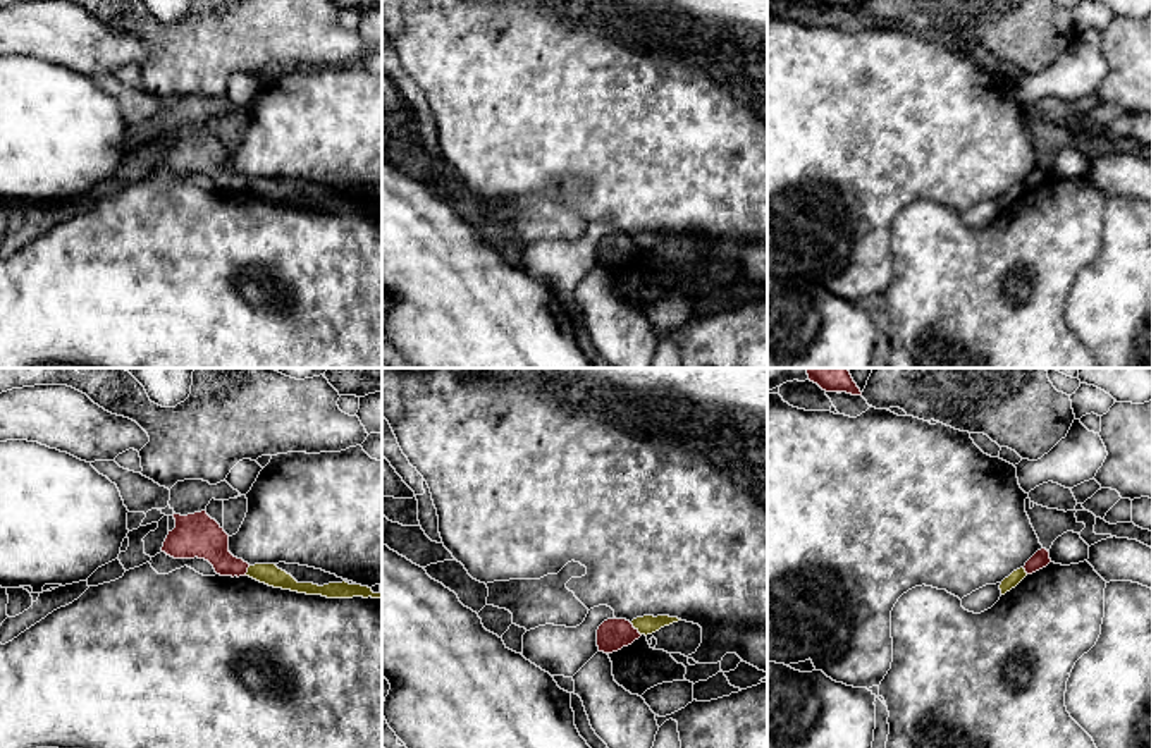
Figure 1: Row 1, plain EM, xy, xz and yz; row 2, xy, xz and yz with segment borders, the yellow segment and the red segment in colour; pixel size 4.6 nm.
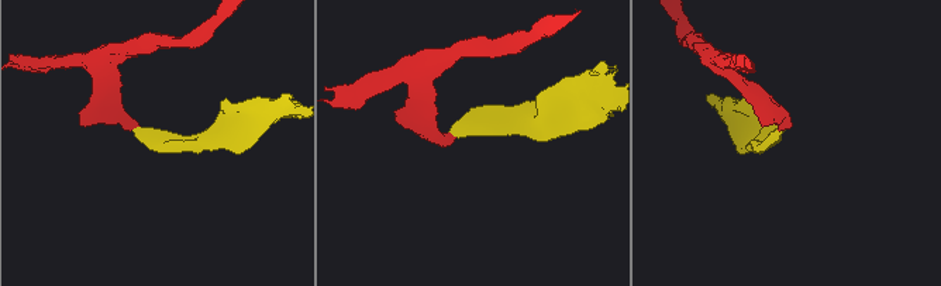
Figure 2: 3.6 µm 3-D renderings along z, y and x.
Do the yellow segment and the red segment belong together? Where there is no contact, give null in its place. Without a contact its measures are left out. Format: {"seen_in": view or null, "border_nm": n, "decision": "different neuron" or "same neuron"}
{"seen_in": "xz", "border_nm": 80, "decision": "different neuron"}

